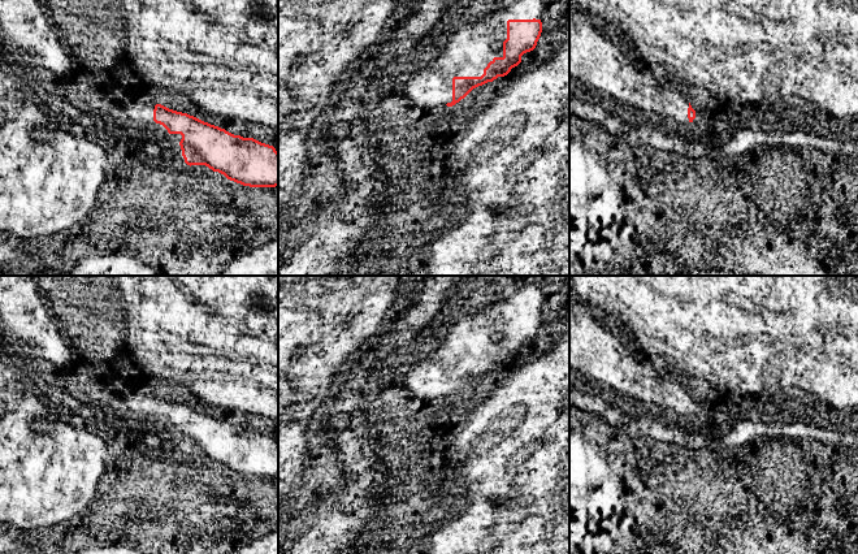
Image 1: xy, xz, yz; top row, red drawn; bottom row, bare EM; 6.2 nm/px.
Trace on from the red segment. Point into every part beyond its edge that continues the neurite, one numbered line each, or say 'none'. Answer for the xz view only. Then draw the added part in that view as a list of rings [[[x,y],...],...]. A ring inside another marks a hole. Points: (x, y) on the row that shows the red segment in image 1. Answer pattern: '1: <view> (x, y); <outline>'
1: xz (417, 103); [[[417,62],[408,64],[406,105],[402,112],[415,122],[419,122],[422,116],[451,113],[450,107],[438,104],[426,94],[426,87],[421,83],[421,66]]]

